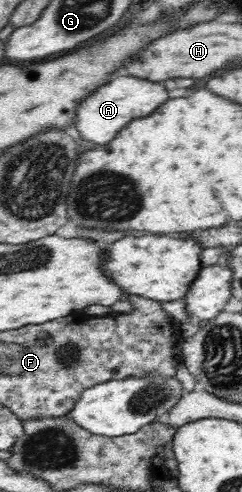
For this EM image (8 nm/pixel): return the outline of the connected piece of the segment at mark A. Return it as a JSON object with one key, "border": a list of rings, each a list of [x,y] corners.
{"border":[[[116,77],[112,83],[102,85],[96,93],[92,93],[88,99],[84,99],[78,105],[78,115],[76,115],[76,129],[80,131],[82,139],[92,141],[96,145],[104,145],[112,141],[126,123],[152,115],[162,103],[166,103],[168,91],[163,83],[154,83],[146,79],[136,79],[136,77]]]}

